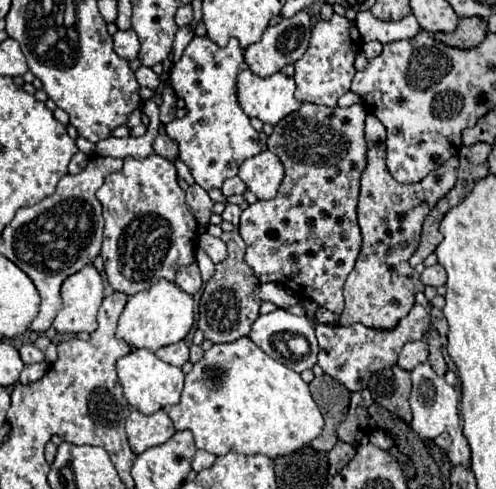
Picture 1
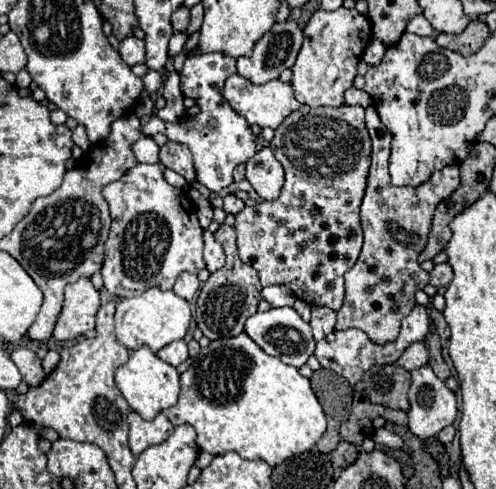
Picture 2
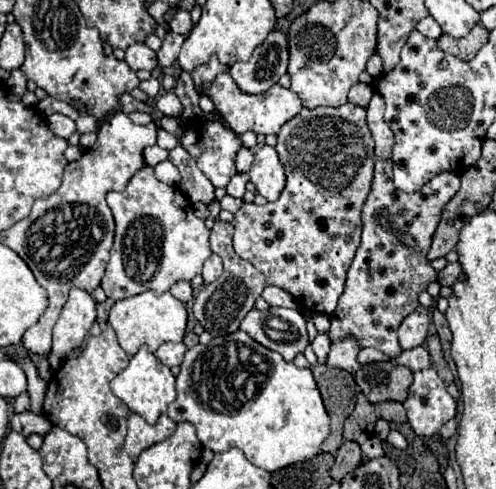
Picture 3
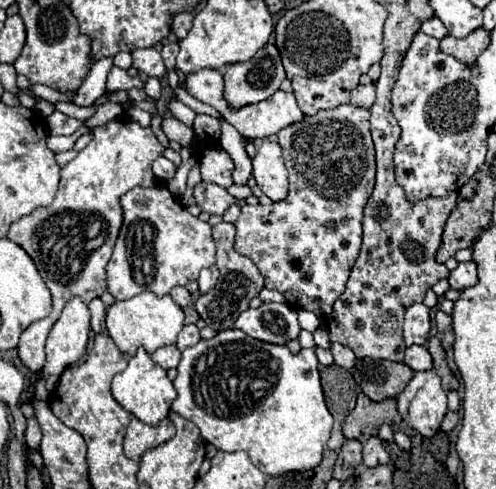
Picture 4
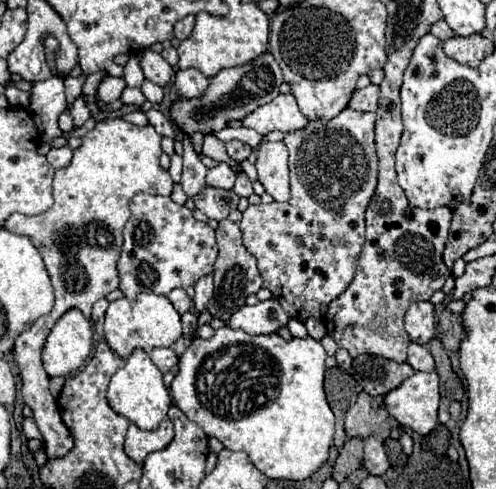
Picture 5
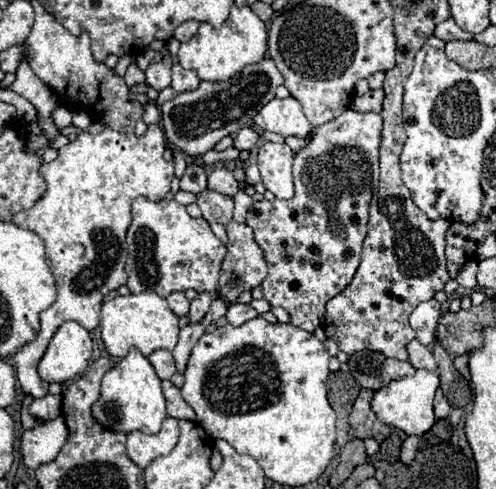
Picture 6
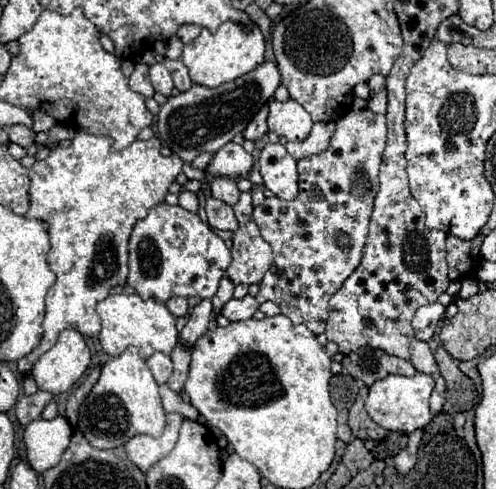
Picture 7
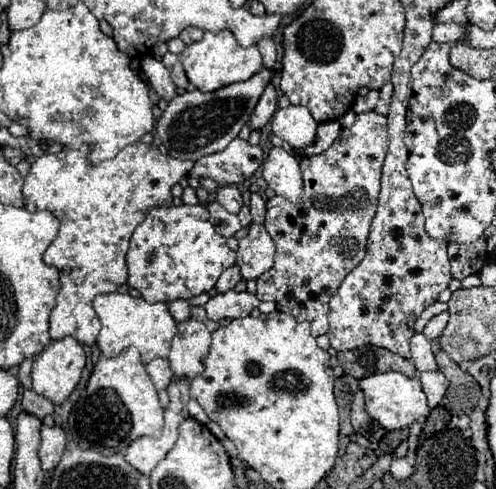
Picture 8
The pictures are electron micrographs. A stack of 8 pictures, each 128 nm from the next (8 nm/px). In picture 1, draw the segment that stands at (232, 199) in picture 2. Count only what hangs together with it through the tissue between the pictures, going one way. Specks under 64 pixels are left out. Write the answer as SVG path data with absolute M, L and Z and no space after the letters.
M226 202L226 208L224 208L224 212L222 212L222 218L224 218L224 220L232 222L234 226L238 226L238 220L240 220L240 214L242 214L240 206L236 206L236 204L230 204L230 202Z

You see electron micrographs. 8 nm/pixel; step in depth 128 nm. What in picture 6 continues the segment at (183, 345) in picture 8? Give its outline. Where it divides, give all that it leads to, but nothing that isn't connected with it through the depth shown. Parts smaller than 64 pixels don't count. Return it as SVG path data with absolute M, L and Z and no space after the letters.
M200 292L200 294L192 300L190 312L188 312L190 324L196 324L196 322L200 322L200 320L206 316L206 312L208 312L208 308L210 308L210 302L212 302L212 296L210 296L208 292Z

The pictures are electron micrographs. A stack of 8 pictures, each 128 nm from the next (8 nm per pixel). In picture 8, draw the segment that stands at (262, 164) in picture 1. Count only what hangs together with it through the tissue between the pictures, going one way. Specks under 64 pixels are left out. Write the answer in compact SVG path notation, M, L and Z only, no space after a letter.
M272 148L264 160L262 174L268 186L290 202L302 200L302 174L298 158L290 156L284 148Z

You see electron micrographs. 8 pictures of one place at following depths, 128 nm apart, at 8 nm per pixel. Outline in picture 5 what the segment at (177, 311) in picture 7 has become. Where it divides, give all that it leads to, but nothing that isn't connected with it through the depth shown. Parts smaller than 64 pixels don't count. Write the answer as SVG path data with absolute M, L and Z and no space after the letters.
M182 288L172 290L172 292L168 294L168 300L172 302L172 306L174 306L174 308L176 308L180 314L188 312L188 310L190 310L190 306L192 306L192 300L188 298L188 294L186 294Z

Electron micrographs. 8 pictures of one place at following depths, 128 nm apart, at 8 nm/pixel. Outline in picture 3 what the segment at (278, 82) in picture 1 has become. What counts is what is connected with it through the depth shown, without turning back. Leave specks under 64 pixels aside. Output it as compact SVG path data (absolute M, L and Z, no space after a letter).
M228 72L218 74L212 80L212 84L204 90L204 94L214 102L218 114L230 124L230 128L238 136L242 136L248 130L252 130L254 134L262 134L262 136L278 134L282 124L294 118L302 110L302 102L292 90L276 84L264 94L246 94L246 92L240 92L240 88L236 88L236 82L232 80L232 76L228 76Z

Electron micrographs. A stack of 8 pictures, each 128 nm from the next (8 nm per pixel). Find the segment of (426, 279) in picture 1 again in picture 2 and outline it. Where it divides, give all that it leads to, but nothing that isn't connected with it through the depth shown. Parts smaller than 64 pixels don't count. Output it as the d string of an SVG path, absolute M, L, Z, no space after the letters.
M436 264L436 268L430 272L430 284L432 286L448 286L452 282L452 266L450 264Z

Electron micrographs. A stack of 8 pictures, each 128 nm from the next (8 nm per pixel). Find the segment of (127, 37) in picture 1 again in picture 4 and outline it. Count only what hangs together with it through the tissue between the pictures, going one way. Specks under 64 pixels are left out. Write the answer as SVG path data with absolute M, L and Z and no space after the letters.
M156 48L132 50L132 58L134 58L134 68L138 72L144 72L150 78L158 78L158 80L166 76L166 66L164 66L162 56Z

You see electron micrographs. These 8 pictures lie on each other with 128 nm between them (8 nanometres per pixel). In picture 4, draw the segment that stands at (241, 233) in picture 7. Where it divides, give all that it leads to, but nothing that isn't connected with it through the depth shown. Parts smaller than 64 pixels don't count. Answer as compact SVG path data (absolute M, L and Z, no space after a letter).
M220 222L214 226L214 242L218 250L216 266L220 270L220 278L218 278L218 284L208 294L202 294L196 302L196 310L200 318L206 322L206 326L210 326L216 332L232 328L236 322L236 316L240 316L240 312L248 308L248 302L254 296L258 296L258 292L264 288L264 278L260 276L254 262L248 256L242 256L234 250L234 236L236 236L234 224Z

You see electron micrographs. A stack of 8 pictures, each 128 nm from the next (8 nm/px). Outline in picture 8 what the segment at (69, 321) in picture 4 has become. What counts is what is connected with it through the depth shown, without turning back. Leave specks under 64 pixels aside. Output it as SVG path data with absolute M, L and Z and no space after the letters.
M72 338L50 342L32 366L32 390L52 404L62 404L76 388L86 364L84 348Z

